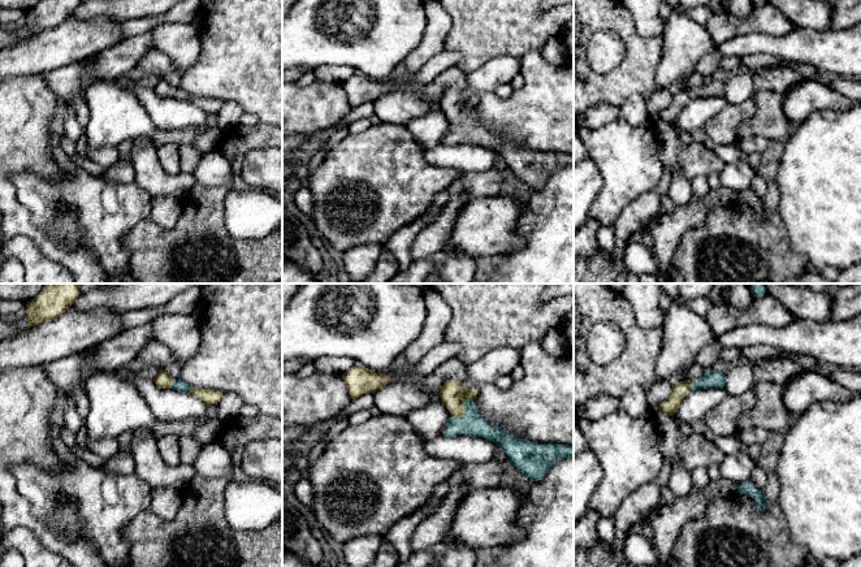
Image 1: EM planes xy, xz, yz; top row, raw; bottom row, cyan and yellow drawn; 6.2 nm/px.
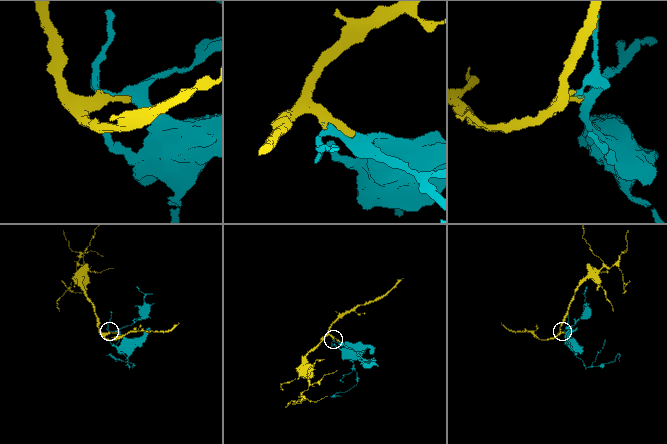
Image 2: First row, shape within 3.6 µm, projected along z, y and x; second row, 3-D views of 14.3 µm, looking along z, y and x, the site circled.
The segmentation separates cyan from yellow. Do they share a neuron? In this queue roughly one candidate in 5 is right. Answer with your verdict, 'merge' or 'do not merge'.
merge

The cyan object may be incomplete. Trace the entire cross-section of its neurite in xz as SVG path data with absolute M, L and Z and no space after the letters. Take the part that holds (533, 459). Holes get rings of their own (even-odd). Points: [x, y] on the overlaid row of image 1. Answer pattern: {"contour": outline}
{"contour": "M445 381L438 395L451 414L442 436L470 434L493 441L506 453L510 462L532 481L541 480L557 460L574 456L574 446L537 443L505 433L497 425L490 427L479 415L475 404L477 390L462 388L460 381Z"}

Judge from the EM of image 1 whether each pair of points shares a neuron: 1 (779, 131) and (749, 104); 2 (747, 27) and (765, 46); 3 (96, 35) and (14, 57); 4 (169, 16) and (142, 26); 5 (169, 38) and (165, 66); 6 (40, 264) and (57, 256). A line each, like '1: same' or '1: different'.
1: different
2: different
3: same
4: same
5: different
6: different

